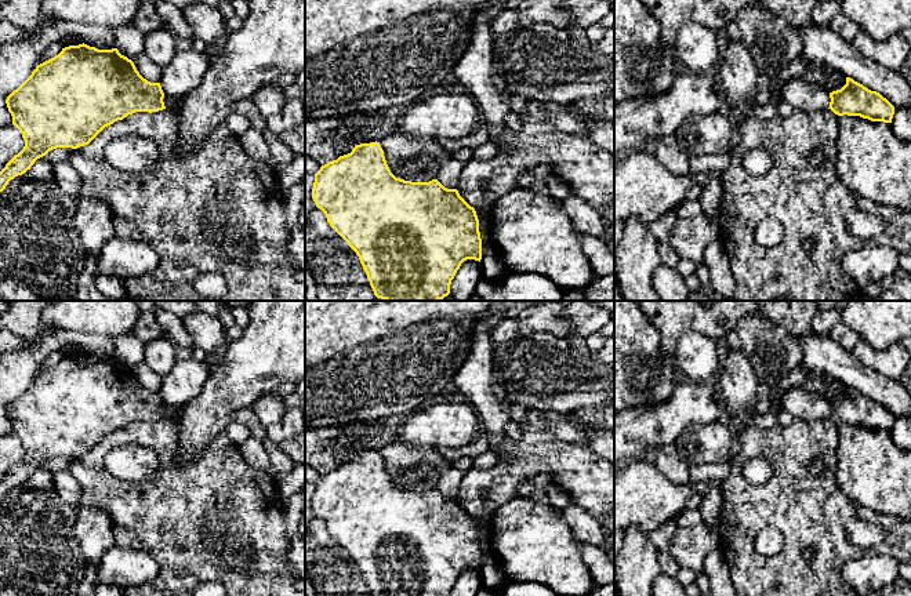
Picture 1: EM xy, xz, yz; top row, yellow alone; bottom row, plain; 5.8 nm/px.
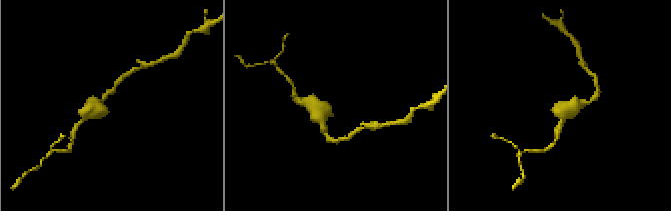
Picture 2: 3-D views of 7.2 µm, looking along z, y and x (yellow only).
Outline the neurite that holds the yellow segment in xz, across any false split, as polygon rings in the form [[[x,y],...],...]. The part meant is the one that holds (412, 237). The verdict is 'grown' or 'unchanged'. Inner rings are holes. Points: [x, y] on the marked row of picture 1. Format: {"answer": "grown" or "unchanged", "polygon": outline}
{"answer": "unchanged", "polygon": [[[380,142],[356,145],[351,153],[340,156],[337,160],[329,161],[322,166],[315,174],[315,182],[312,188],[312,199],[317,208],[320,208],[330,226],[348,243],[348,246],[356,252],[360,264],[367,275],[370,286],[377,298],[385,301],[439,301],[450,294],[450,284],[454,279],[461,264],[467,259],[482,259],[482,239],[479,232],[479,219],[473,207],[471,207],[458,193],[457,189],[444,188],[438,179],[429,182],[411,182],[396,178],[385,160],[384,150]]]}

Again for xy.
{"answer": "unchanged", "polygon": [[[87,44],[69,46],[54,58],[40,63],[32,74],[6,99],[12,124],[19,130],[25,141],[23,149],[15,155],[0,171],[0,192],[8,182],[25,174],[35,161],[57,148],[72,148],[88,145],[105,127],[123,120],[135,112],[159,112],[166,109],[164,92],[160,83],[150,83],[137,70],[134,62],[121,55],[117,48],[98,50]]]}

